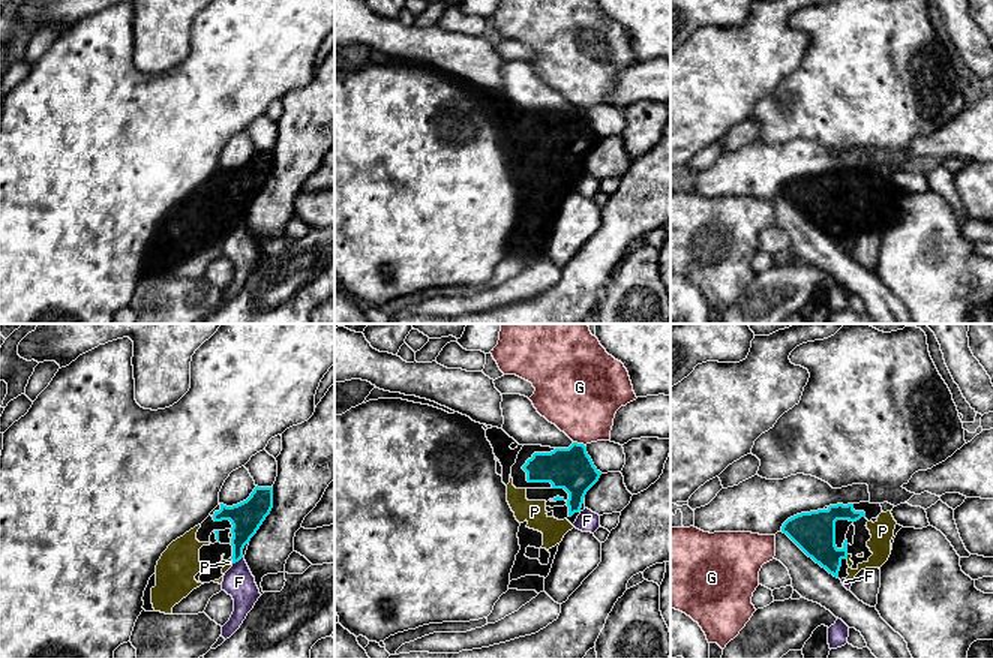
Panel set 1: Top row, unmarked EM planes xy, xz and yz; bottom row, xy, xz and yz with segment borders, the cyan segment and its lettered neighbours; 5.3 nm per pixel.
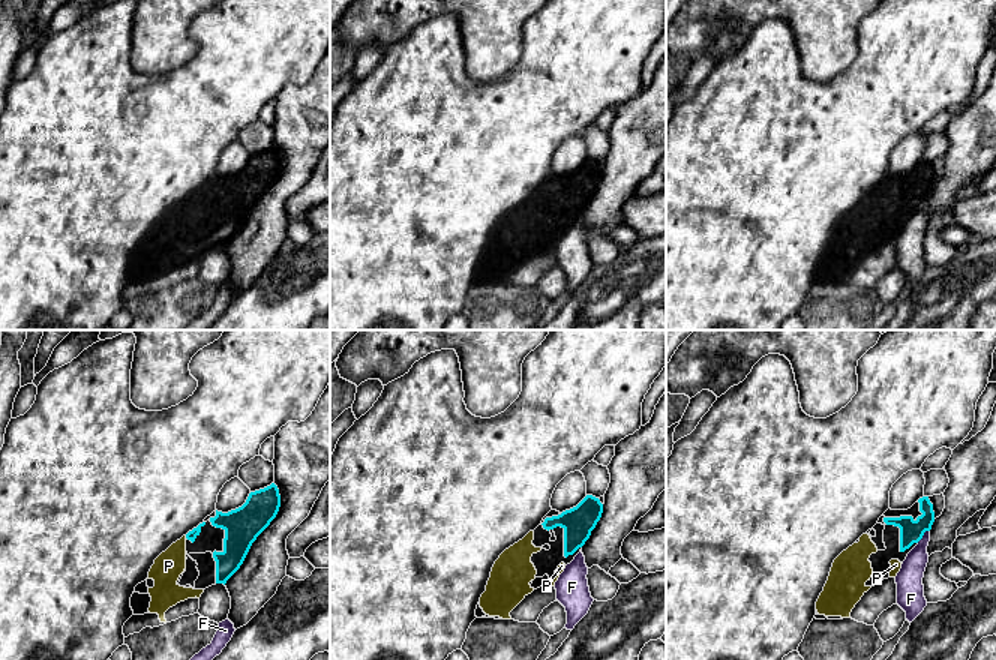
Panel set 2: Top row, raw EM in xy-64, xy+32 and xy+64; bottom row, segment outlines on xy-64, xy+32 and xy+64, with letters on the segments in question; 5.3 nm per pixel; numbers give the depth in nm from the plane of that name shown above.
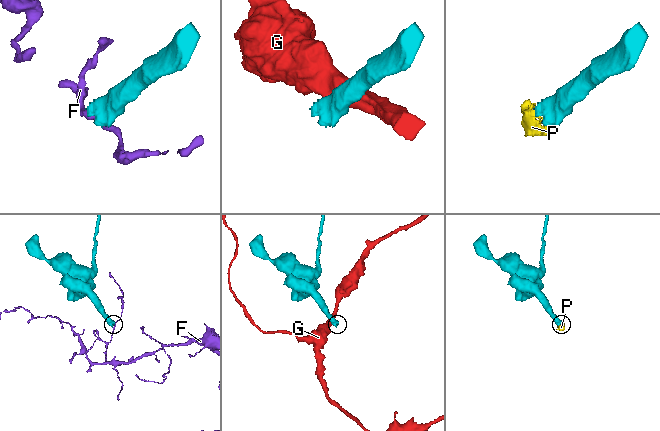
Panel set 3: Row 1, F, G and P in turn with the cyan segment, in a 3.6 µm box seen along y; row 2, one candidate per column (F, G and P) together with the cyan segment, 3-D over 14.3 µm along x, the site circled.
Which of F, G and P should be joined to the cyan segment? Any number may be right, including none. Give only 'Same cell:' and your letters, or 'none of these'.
Same cell: P

